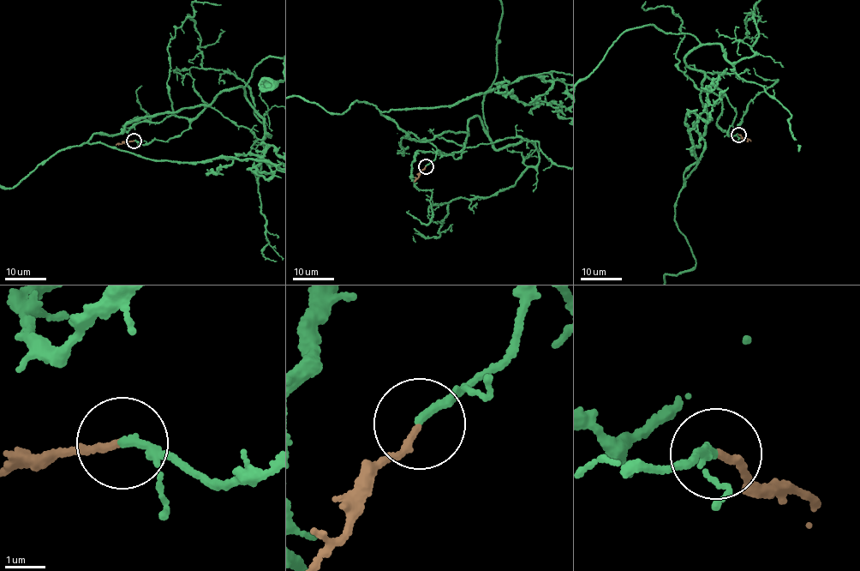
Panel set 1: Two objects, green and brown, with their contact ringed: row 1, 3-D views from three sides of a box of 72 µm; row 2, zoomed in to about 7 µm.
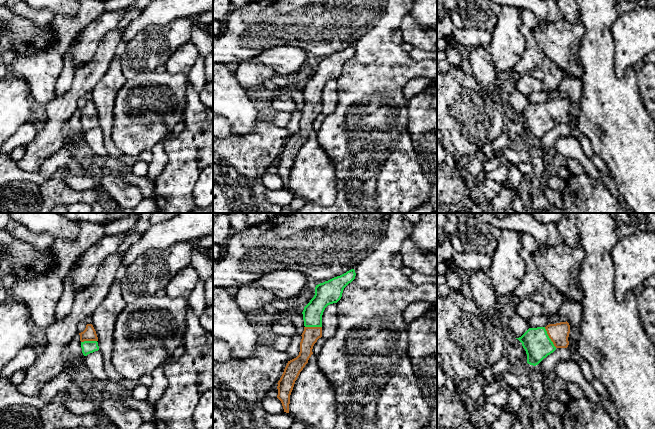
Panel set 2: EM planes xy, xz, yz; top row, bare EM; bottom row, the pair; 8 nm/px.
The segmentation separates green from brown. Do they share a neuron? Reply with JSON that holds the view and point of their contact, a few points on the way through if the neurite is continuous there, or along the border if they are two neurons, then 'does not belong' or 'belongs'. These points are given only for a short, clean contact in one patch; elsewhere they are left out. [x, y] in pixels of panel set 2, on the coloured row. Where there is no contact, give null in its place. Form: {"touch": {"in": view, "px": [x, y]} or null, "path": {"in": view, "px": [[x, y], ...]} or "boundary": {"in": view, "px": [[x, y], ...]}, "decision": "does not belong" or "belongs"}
{"touch": {"in": "yz", "px": [548, 337]}, "path": {"in": "yz", "px": [[536, 342], [543, 341], [548, 337], [555, 336], [558, 333]]}, "decision": "belongs"}

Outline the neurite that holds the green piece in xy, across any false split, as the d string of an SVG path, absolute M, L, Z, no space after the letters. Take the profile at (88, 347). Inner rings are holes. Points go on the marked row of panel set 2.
M87 324L85 330L79 335L84 356L99 350L98 337L92 324Z

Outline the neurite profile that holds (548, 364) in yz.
M556 348L556 350L544 358L536 368L544 370L547 373L555 372L556 365L561 360L567 360L572 353L568 348Z

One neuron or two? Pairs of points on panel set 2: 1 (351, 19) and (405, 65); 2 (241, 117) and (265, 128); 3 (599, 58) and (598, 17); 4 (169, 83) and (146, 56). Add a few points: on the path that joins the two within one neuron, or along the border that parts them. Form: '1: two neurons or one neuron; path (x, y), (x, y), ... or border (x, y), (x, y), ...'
1: two neurons; border (369, 29), (353, 44)
2: two neurons; border (257, 121), (249, 132), (235, 134)
3: one neuron; path (598, 48), (598, 27)
4: two neurons; border (154, 70), (139, 72), (132, 79)

